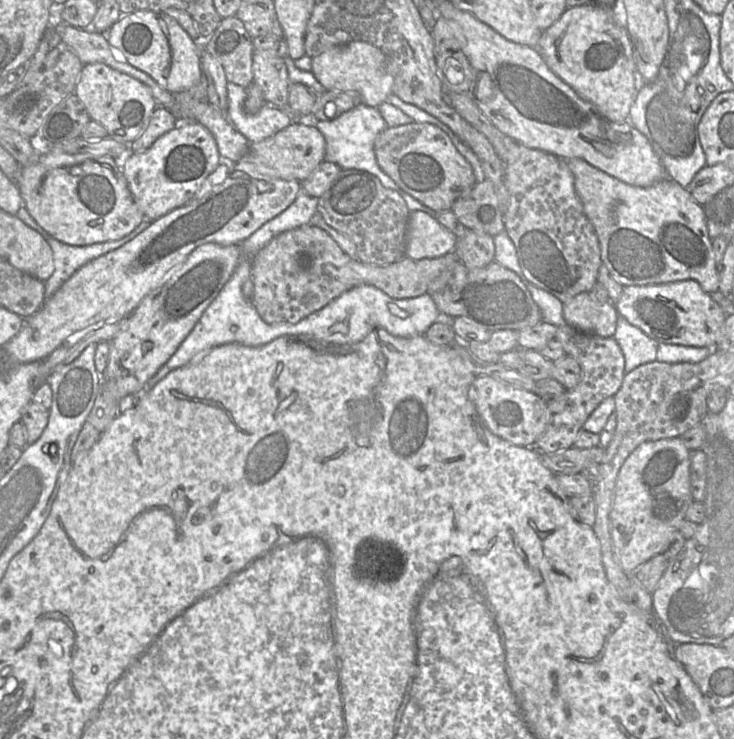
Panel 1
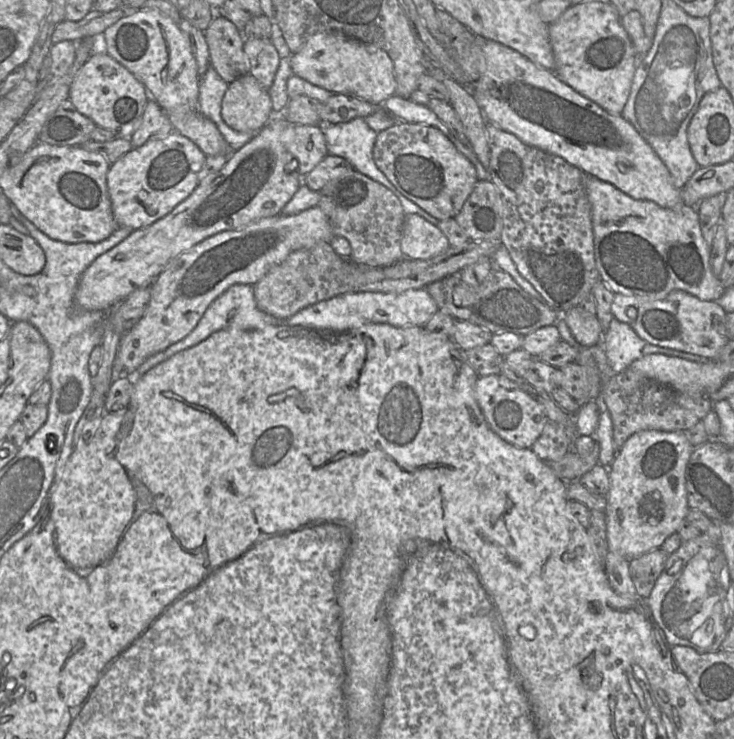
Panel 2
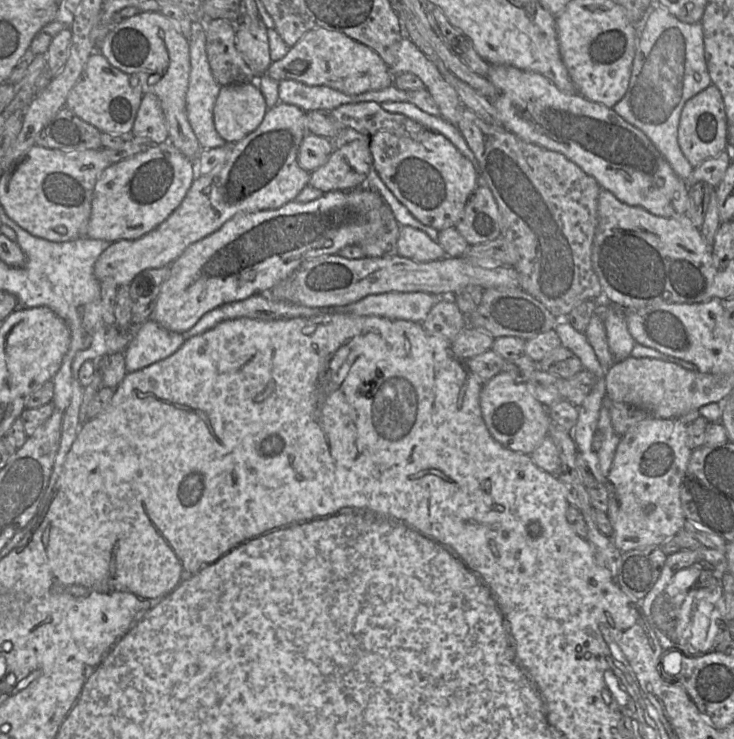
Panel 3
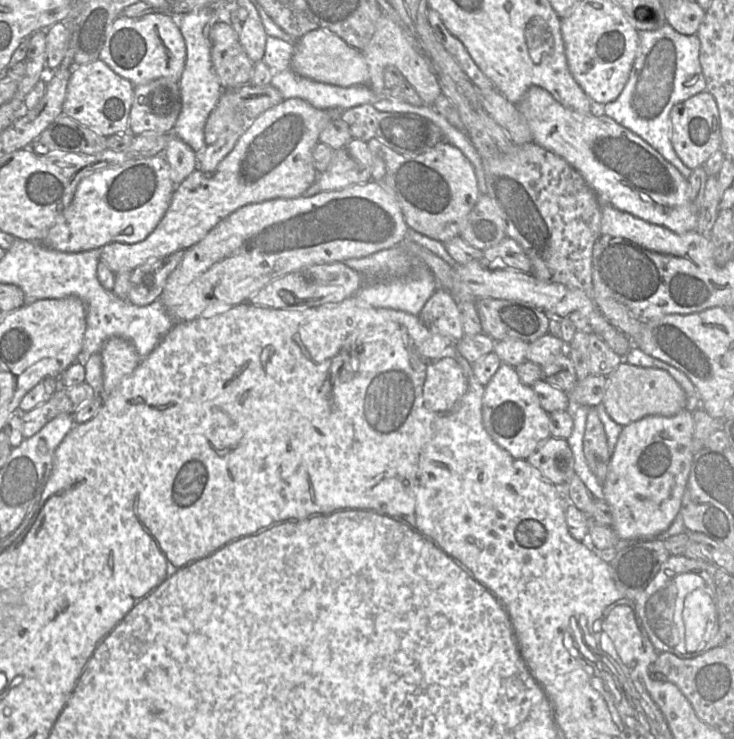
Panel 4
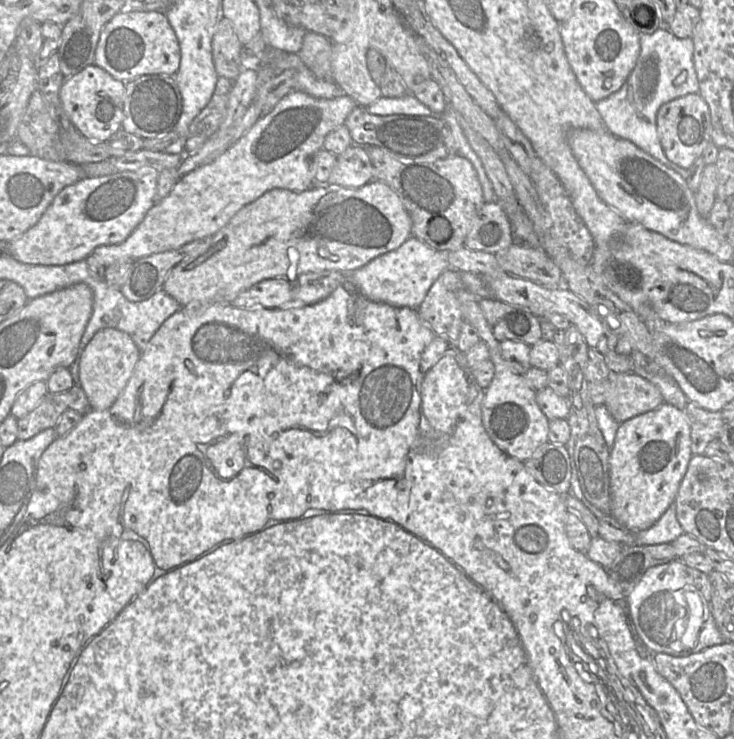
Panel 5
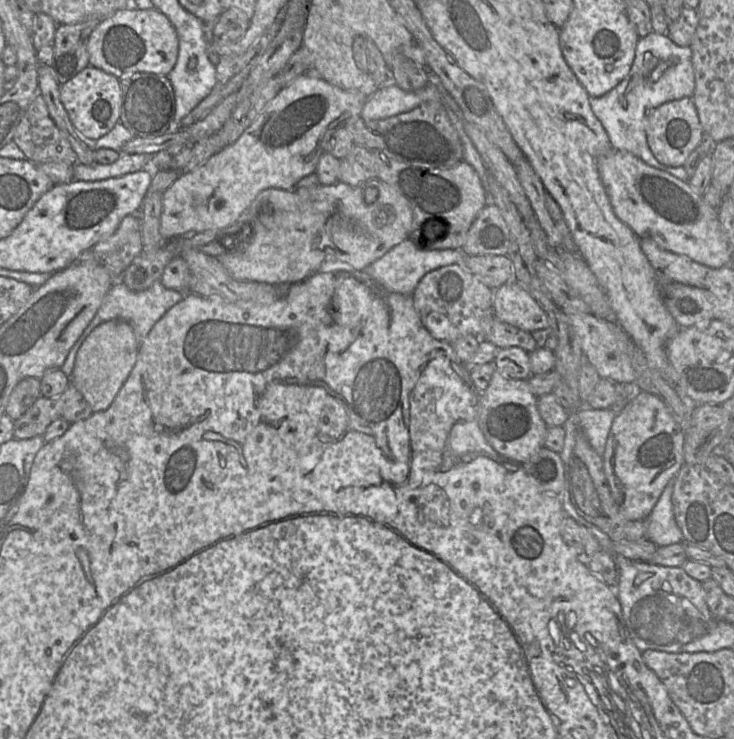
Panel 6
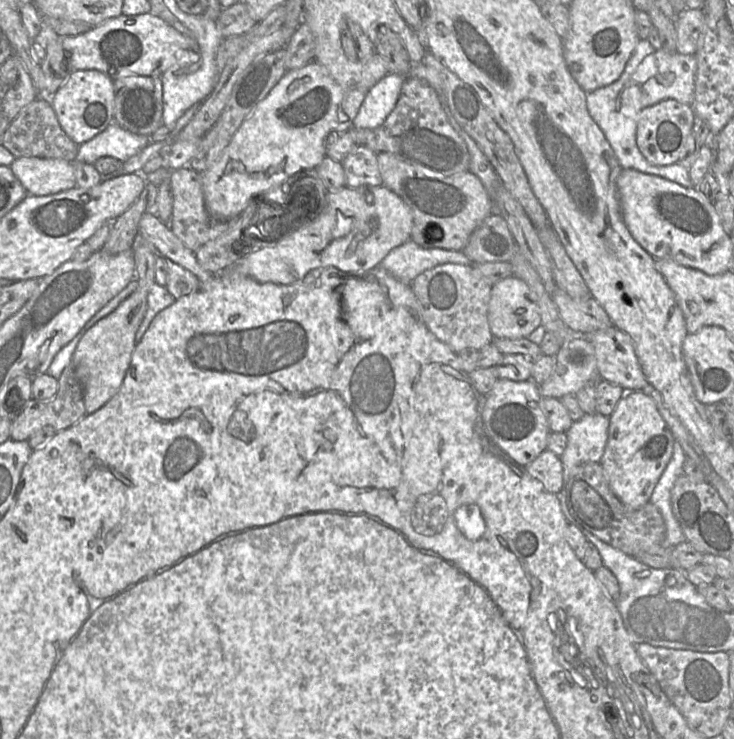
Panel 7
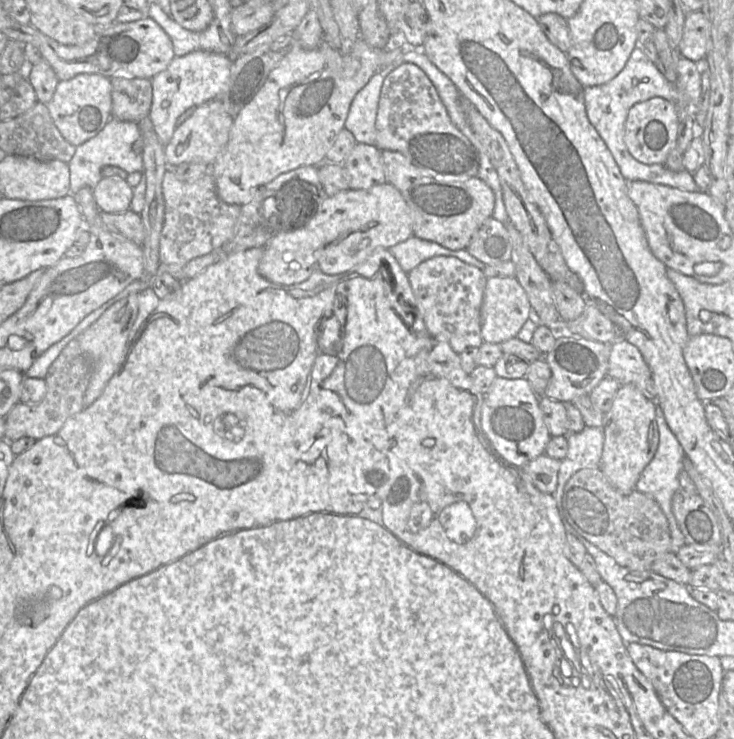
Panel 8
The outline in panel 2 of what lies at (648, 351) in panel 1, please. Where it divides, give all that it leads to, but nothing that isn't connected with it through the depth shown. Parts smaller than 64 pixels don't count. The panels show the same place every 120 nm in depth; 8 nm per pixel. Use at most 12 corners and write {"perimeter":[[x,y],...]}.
{"perimeter":[[613,318],[603,335],[609,365],[619,374],[647,344]]}

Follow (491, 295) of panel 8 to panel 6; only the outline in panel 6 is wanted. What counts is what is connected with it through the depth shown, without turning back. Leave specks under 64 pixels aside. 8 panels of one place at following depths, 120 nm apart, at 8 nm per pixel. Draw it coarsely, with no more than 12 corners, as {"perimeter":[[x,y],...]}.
{"perimeter":[[515,280],[494,291],[493,314],[527,332],[548,316]]}

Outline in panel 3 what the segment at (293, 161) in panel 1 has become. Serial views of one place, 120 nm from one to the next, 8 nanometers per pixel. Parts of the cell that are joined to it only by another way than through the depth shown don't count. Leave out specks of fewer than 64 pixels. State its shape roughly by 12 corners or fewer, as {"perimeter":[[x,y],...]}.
{"perimeter":[[307,133],[298,164],[313,172],[335,150],[333,140]]}

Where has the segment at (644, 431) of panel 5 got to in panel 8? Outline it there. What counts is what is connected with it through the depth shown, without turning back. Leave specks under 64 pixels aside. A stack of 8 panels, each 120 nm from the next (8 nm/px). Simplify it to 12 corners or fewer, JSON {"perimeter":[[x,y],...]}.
{"perimeter":[[620,385],[603,416],[600,470],[635,490],[657,450],[655,403]]}

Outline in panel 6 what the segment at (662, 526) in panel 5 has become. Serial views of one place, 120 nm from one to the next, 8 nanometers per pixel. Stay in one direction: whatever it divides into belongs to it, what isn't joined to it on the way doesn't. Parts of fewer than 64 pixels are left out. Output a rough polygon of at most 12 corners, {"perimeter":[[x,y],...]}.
{"perimeter":[[674,479],[647,517],[657,547],[683,541],[673,511]]}

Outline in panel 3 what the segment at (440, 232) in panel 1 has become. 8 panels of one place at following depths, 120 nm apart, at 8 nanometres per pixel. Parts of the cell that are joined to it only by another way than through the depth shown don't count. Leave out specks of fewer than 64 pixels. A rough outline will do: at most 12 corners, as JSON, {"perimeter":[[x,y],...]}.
{"perimeter":[[401,226],[397,255],[417,262],[446,256],[425,232]]}

